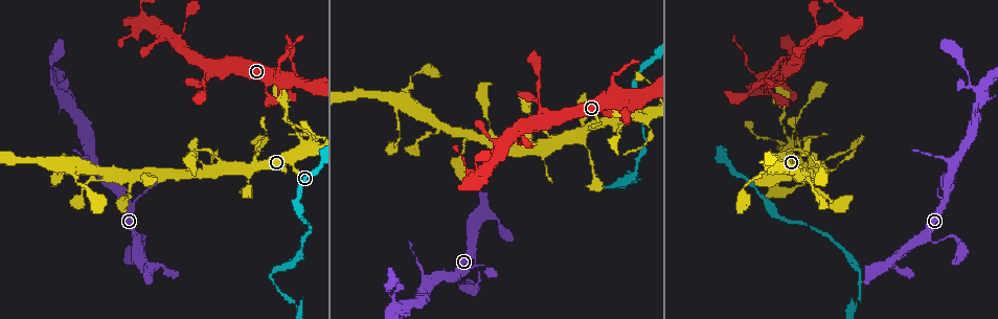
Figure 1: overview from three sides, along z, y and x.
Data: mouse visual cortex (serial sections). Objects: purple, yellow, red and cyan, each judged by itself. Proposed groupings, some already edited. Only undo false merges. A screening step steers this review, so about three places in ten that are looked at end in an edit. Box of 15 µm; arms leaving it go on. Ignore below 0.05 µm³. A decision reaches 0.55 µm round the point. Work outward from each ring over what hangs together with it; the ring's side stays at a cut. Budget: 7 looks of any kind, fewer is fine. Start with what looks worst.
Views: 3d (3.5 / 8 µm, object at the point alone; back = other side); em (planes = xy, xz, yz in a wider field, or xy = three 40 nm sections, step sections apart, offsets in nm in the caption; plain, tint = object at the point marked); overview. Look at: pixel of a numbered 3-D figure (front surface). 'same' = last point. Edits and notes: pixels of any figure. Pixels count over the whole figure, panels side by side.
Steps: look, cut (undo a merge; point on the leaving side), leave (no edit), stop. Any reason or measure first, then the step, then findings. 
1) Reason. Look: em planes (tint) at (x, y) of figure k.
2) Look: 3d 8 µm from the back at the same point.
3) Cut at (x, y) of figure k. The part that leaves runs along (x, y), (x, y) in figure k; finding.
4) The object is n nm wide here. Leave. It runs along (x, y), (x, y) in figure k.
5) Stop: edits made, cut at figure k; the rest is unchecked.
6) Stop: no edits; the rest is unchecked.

Sharp bend. Look: 3d 3.5 µm from the back at (276, 268) of figure 1.

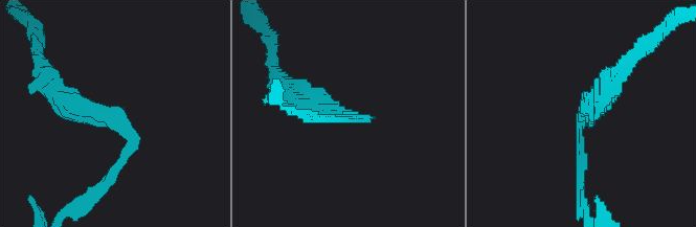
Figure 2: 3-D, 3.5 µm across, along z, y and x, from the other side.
The arms are 150, 300 nm wide. Look: em xy step 3 (tint) at (114, 122) of figure 2.

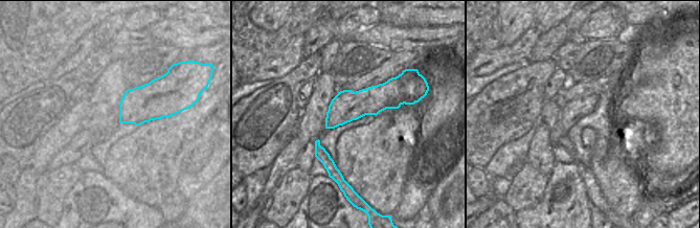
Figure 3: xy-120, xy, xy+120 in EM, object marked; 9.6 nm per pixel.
The object is 300 nm wide here. Cut at (113, 174) of figure 2. The part that leaves runs along (135, 139), (113, 174), (61, 216) in figure 2; two cells meet here.

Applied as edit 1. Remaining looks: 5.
Look: overview.

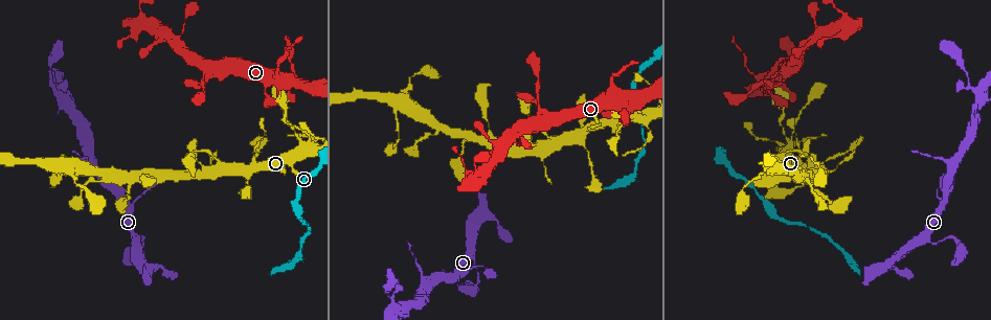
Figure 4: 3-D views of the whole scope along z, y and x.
Thick turns thin. Look: 3d 3.5 µm at (586, 149) of figure 4.

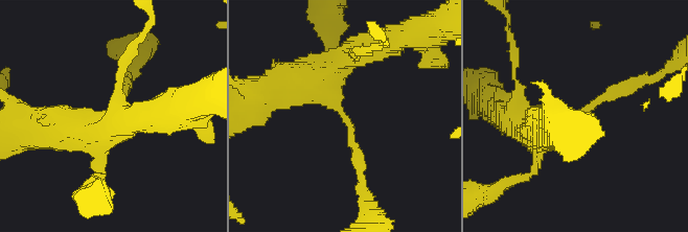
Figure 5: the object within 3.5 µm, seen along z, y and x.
Leave. It runs along (531, 131), (636, 83) in figure 5; one cell here.

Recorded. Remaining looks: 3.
Abrupt turn. Look: 3d 3.5 µm from the back at (471, 258) of figure 4.

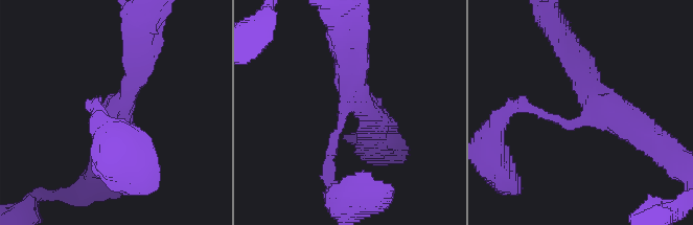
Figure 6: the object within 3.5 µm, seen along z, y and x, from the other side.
3 arms meet here; the arms are 150, 350, 500 nm wide. Look: em planes (tint) at (347, 112) of figure 6.

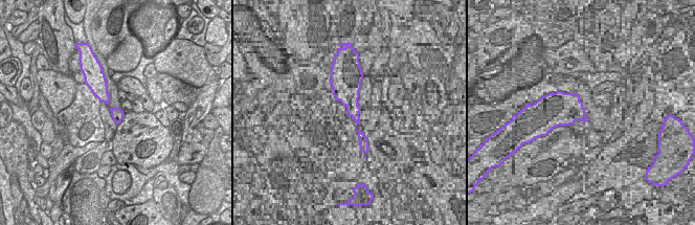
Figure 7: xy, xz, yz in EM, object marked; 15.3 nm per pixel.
The object is 190 nm wide here. Leave. It runs along (573, 61), (597, 99), (580, 121), (518, 109) in figure 6; continuous, no second cell.

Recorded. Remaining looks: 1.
Stop: edits made, cut at figure 2; the rest is unchecked.

